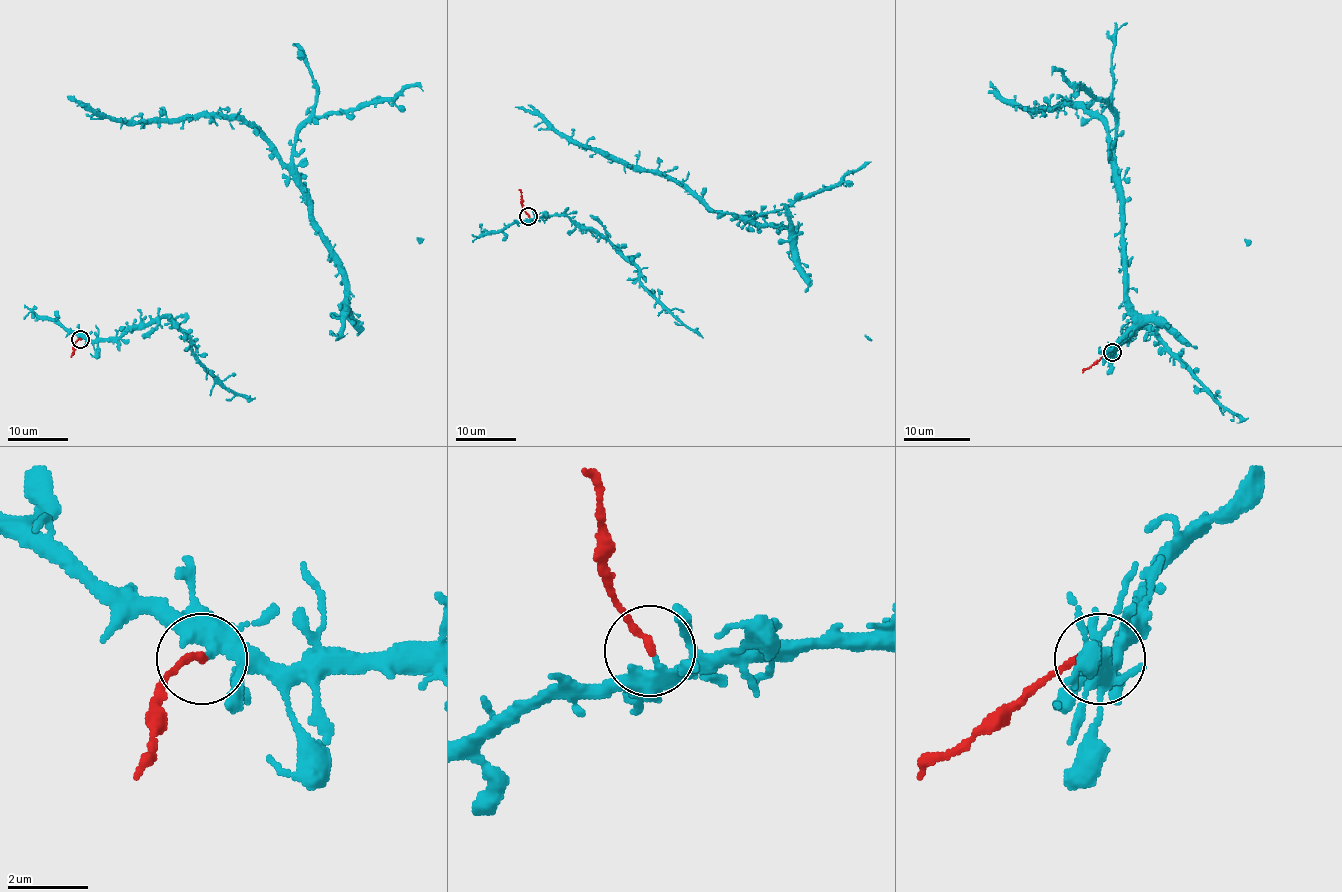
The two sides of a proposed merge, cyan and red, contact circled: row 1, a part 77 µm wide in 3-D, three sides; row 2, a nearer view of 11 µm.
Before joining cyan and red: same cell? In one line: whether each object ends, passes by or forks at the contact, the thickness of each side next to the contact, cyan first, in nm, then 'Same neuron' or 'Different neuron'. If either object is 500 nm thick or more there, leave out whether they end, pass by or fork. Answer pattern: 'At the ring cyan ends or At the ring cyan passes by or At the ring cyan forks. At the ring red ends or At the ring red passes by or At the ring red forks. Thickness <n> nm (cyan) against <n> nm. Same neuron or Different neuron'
At the ring cyan forks. At the ring red ends. Thickness 240 nm (cyan) against 200 nm. Different neuron

